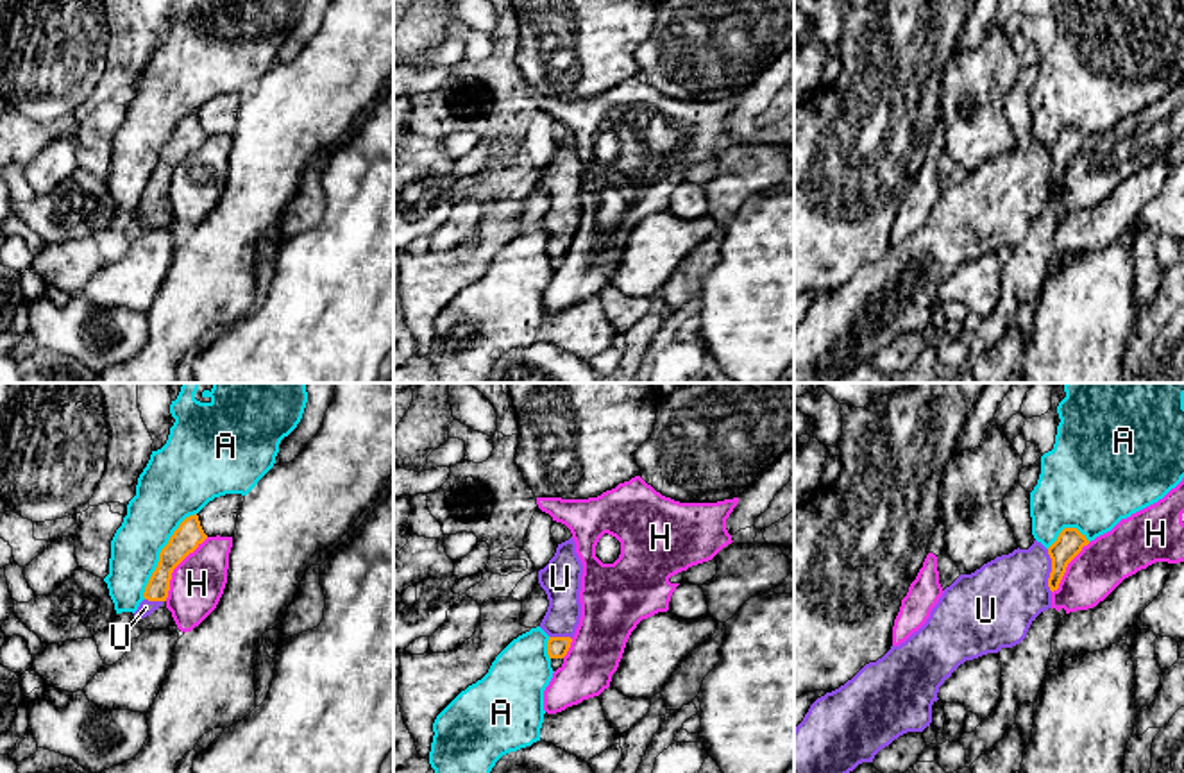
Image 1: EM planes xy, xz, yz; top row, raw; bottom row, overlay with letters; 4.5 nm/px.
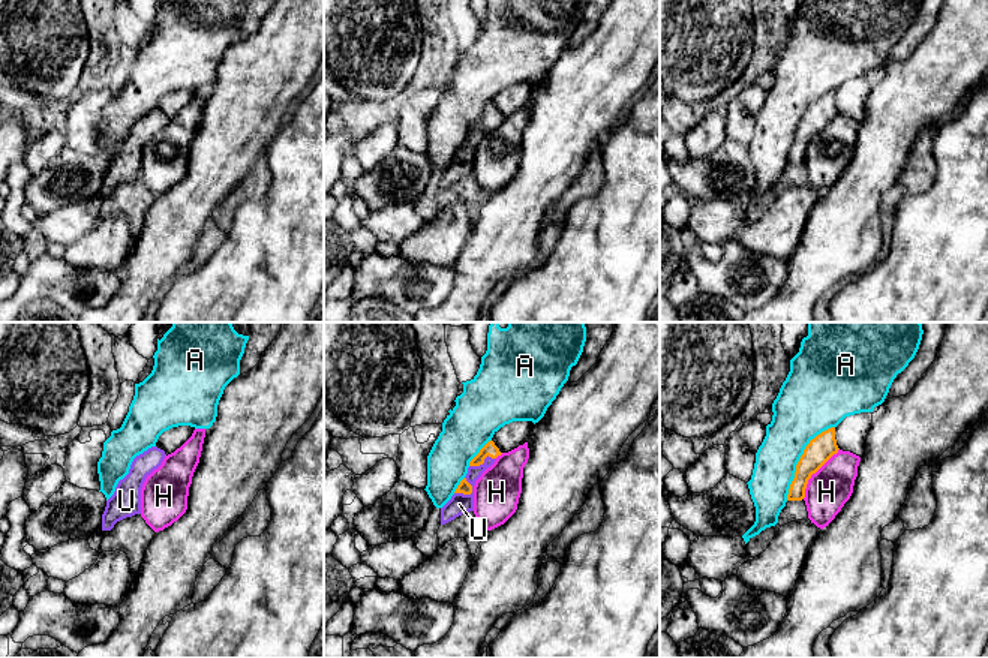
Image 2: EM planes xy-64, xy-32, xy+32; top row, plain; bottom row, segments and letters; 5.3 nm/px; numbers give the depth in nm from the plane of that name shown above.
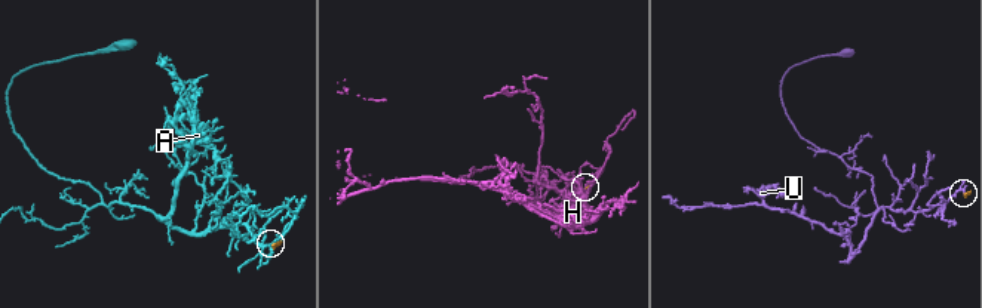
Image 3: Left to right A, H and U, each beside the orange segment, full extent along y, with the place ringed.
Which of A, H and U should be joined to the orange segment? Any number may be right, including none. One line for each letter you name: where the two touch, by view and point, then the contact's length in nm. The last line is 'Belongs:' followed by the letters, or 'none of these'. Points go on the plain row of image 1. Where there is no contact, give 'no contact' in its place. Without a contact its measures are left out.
U: contact yz (1052, 170); length 190 nm
Belongs: U

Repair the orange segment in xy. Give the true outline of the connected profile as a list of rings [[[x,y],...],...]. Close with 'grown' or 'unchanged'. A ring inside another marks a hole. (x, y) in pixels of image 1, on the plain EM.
[[[199,115],[186,116],[179,127],[170,136],[168,143],[159,152],[159,161],[156,170],[152,172],[145,191],[143,200],[134,211],[136,218],[143,218],[157,209],[168,197],[170,179],[173,168],[193,152],[207,134],[204,132]]]; grown

